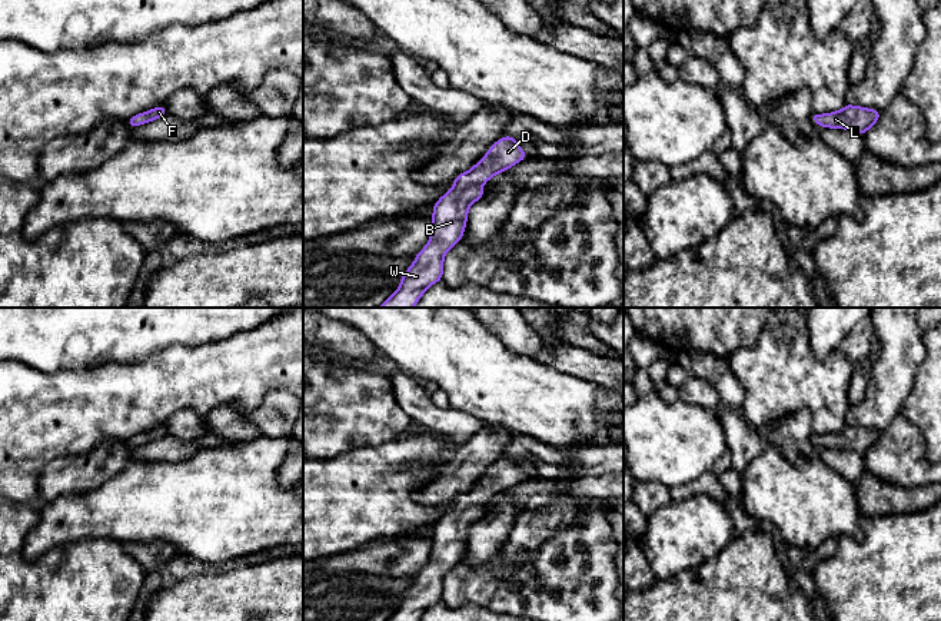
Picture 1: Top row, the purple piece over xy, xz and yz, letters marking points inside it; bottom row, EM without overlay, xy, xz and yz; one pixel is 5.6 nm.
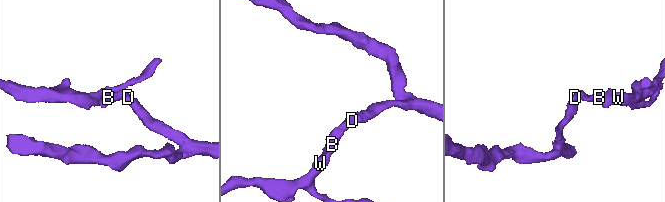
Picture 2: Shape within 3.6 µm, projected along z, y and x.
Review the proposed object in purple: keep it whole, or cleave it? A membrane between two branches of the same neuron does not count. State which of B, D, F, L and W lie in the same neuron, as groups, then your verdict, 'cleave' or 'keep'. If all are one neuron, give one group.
B D F L W; keep

